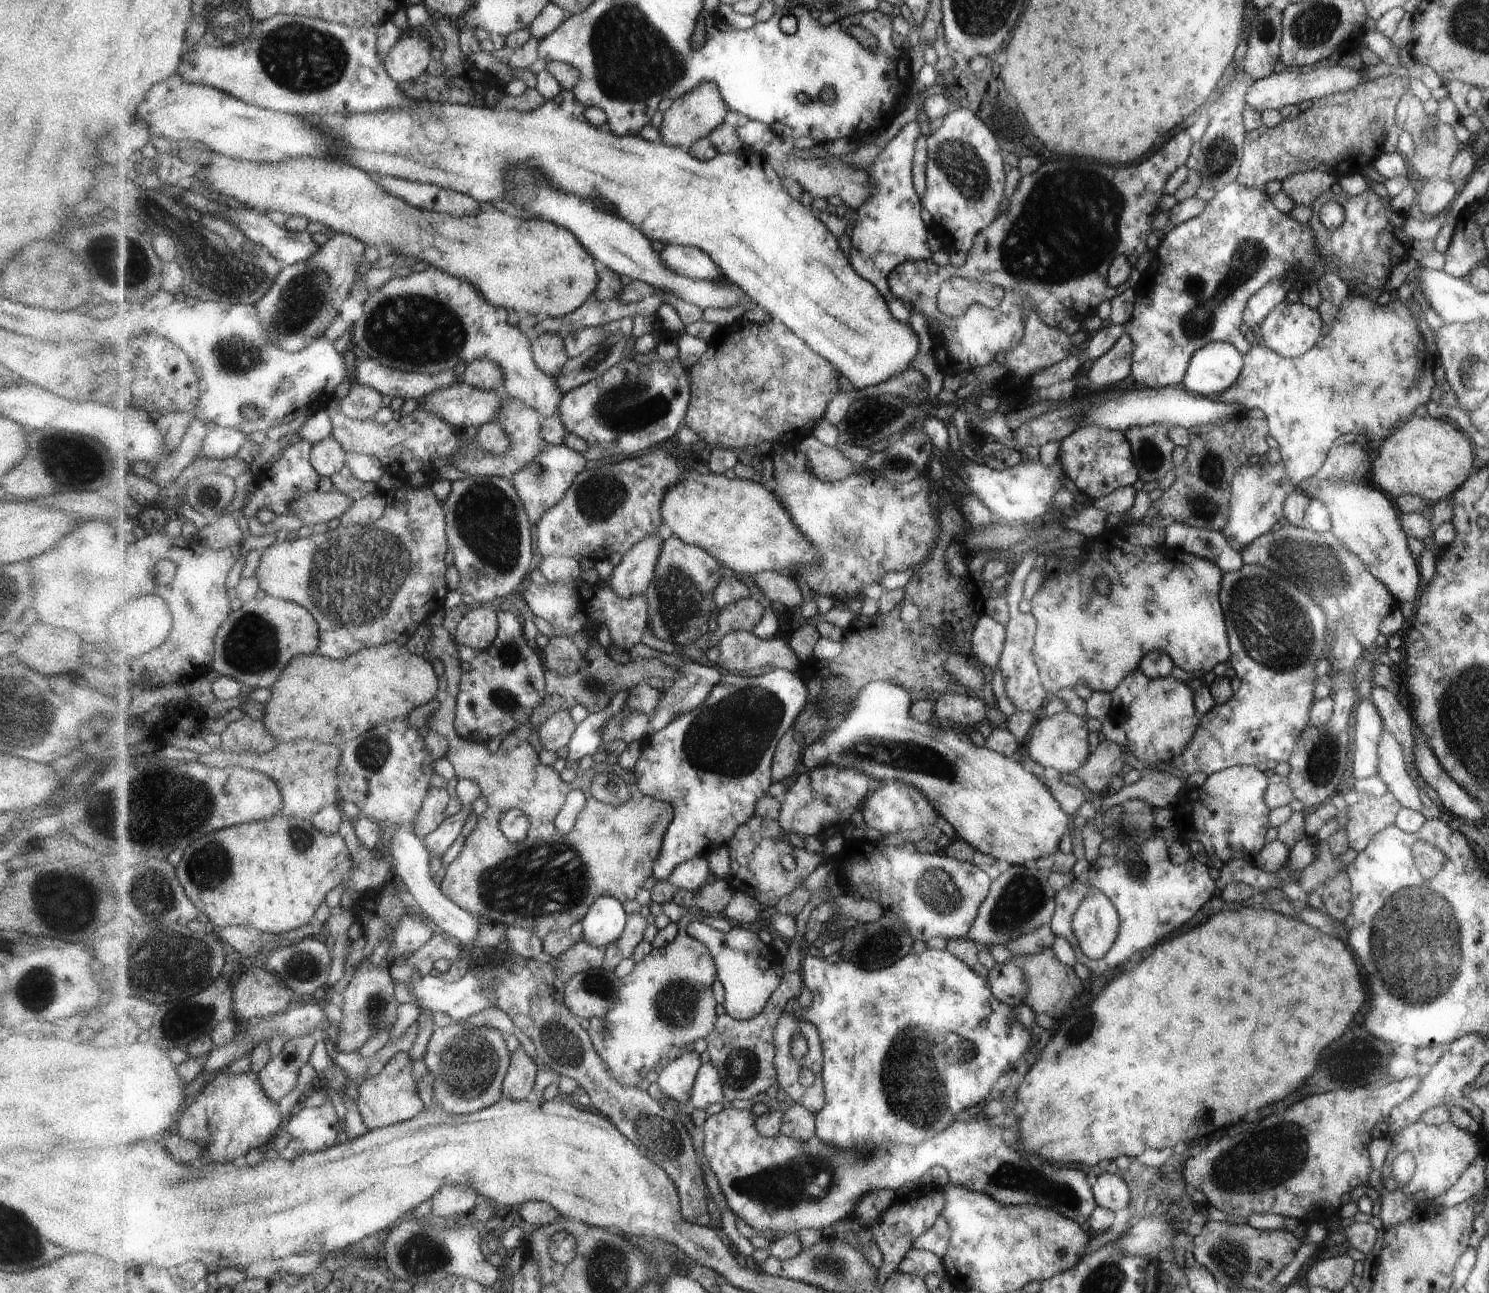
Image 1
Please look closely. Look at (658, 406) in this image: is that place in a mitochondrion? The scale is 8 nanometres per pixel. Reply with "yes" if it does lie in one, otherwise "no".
yes

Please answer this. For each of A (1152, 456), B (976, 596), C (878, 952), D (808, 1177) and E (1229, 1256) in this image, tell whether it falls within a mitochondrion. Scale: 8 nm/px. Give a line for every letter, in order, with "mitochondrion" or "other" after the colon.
A: mitochondrion
B: other
C: mitochondrion
D: mitochondrion
E: mitochondrion

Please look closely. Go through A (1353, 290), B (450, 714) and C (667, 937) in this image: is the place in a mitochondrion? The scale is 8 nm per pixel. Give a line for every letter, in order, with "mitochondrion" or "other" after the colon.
A: other
B: other
C: other

